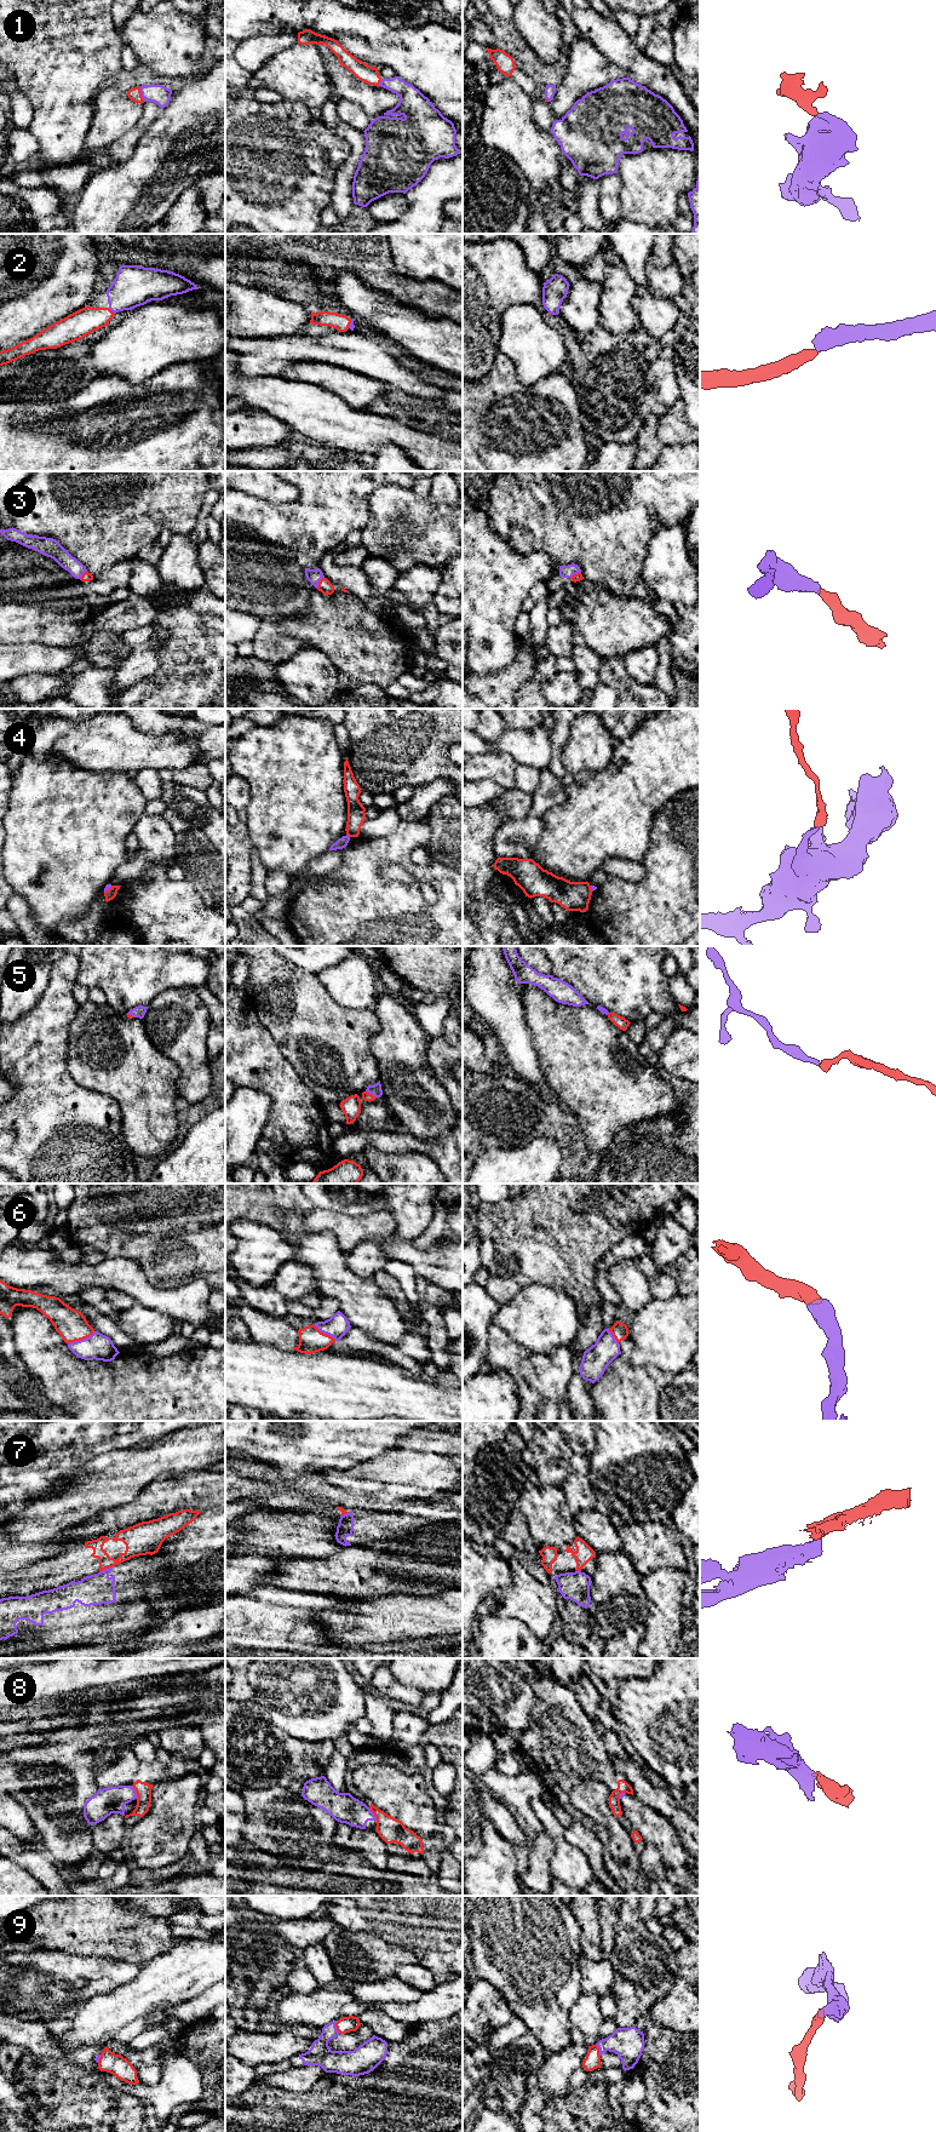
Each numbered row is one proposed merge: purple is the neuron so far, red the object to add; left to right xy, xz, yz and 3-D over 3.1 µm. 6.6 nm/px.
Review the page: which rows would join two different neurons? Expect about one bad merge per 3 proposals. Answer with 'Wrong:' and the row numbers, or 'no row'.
Wrong: 4, 7, 8

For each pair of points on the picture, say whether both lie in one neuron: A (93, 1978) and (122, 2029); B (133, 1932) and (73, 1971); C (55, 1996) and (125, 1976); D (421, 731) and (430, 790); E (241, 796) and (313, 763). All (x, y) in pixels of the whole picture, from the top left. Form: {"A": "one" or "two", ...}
{"A": "two", "B": "two", "C": "one", "D": "two", "E": "two"}

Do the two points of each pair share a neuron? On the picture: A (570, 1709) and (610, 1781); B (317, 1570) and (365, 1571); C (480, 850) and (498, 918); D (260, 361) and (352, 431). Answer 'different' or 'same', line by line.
A: same
B: same
C: same
D: different

